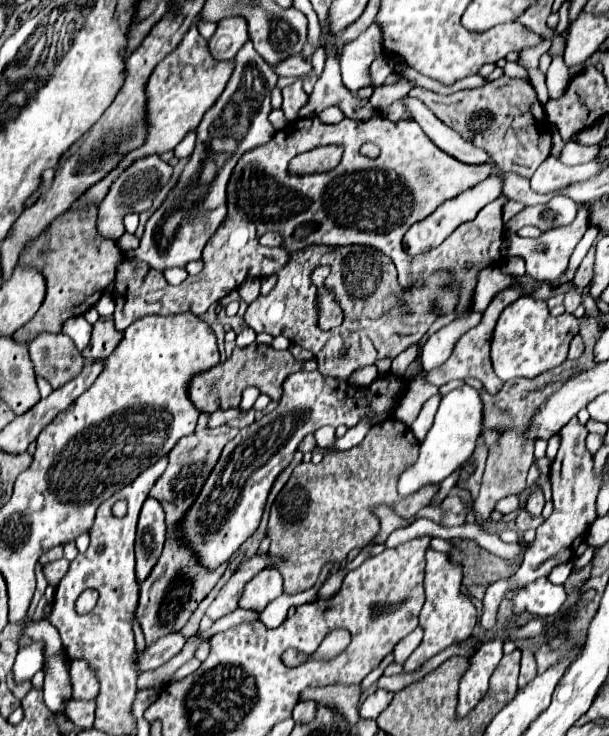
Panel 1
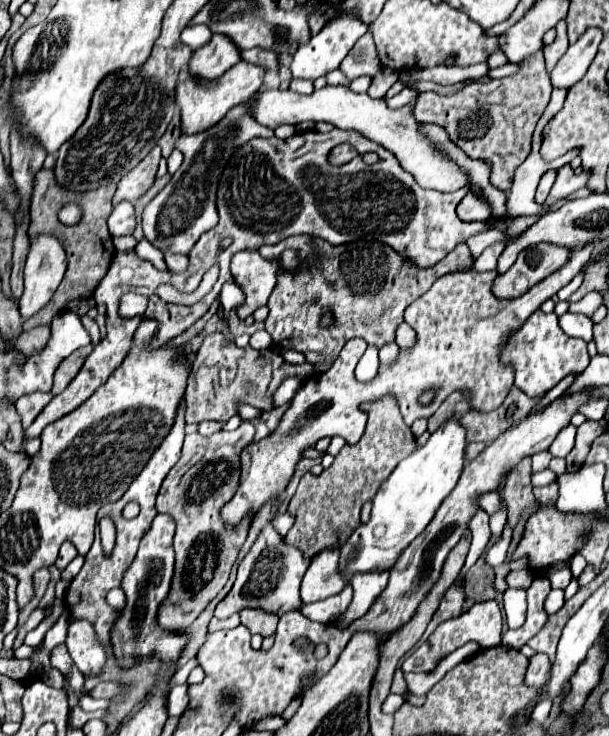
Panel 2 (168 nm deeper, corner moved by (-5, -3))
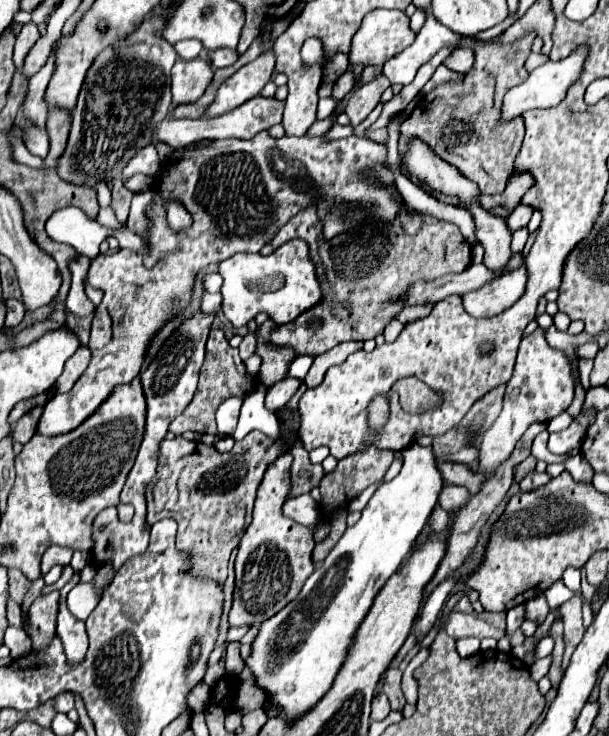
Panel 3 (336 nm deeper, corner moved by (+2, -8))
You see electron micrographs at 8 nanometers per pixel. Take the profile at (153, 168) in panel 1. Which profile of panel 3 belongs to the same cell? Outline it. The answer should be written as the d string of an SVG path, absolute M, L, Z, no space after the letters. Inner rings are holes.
M149 144L147 148L143 148L143 152L139 152L139 156L133 156L131 164L125 166L123 170L123 180L129 180L131 176L135 176L137 172L149 172L149 176L155 176L157 168L159 168L161 160L157 156L157 150L153 144Z

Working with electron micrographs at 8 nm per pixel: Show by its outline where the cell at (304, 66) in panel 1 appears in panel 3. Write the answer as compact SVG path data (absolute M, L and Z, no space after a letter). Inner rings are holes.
M215 50L215 52L209 52L209 60L213 62L215 68L223 68L223 66L231 66L239 60L239 52L237 50Z

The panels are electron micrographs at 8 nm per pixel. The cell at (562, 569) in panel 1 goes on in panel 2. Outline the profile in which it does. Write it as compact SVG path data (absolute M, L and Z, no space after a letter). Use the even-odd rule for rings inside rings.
M552 589L546 597L546 603L544 603L544 611L546 615L554 615L556 611L560 611L564 605L564 591L560 589Z

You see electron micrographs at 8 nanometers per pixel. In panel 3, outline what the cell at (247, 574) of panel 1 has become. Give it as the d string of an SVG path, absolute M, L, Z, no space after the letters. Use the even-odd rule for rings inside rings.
M281 454L265 472L257 490L253 520L245 530L239 552L235 558L235 592L233 606L229 610L229 626L253 626L263 624L285 608L301 592L305 580L315 570L311 550L315 546L313 530L285 518L281 506L289 496L289 466L293 454Z

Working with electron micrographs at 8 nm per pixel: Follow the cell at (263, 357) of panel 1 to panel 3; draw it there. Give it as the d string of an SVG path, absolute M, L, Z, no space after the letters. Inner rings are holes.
M213 328L207 340L207 352L205 352L205 362L201 368L201 376L199 376L199 386L197 392L191 400L191 404L183 410L183 414L179 414L175 418L175 422L171 422L169 430L173 434L183 434L185 430L195 430L199 434L215 434L215 410L217 406L231 398L231 396L245 396L255 392L257 388L257 380L247 376L247 368L243 364L243 360L239 358L239 350L231 348L223 330L221 328Z

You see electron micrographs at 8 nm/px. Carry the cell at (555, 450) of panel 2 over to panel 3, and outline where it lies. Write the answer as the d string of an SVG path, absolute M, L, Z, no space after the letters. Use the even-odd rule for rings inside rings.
M573 422L567 430L563 432L553 432L549 436L549 442L547 442L547 448L549 452L553 454L567 454L571 450L579 450L581 444L583 444L583 436L585 436L585 430L583 426L579 426L577 422Z

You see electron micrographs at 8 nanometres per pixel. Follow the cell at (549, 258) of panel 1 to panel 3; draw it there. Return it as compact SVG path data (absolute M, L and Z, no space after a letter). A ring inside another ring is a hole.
M525 266L505 272L503 276L499 276L499 280L493 280L493 284L487 284L463 296L463 306L475 318L495 316L513 306L525 294L527 280L529 274Z

